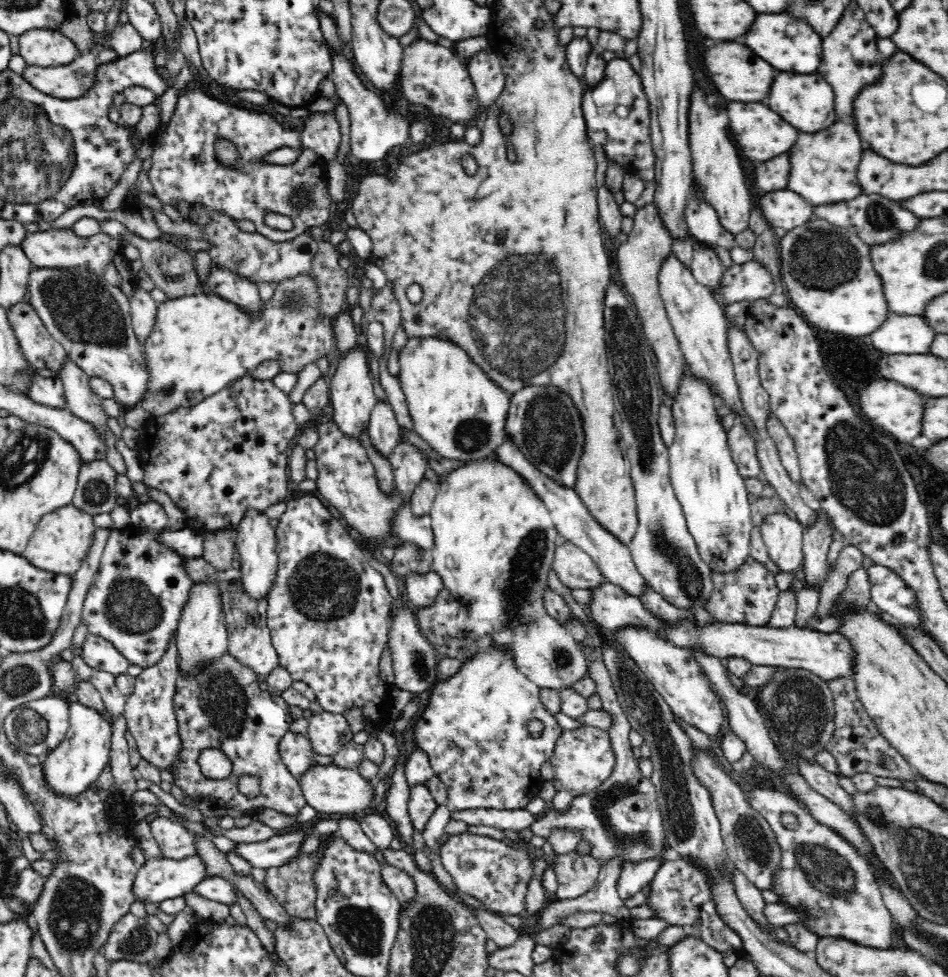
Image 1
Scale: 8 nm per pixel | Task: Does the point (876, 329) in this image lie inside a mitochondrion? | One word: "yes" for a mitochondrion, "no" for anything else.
no

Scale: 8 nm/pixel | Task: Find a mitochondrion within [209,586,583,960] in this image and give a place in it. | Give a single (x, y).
(419, 663)

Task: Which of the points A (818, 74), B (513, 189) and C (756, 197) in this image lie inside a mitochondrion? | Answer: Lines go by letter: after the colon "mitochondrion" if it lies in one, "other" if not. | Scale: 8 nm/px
A: other
B: other
C: other

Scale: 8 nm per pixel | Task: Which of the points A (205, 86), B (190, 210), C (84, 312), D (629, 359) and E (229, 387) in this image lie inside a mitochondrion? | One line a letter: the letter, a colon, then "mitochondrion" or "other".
A: other
B: other
C: mitochondrion
D: mitochondrion
E: other

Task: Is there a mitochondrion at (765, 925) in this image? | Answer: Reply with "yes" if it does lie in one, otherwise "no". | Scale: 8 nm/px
no

